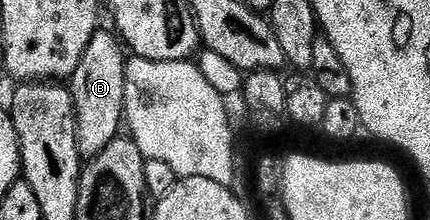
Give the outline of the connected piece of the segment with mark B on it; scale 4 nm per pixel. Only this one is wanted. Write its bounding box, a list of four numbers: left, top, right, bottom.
[71,29,127,148]

